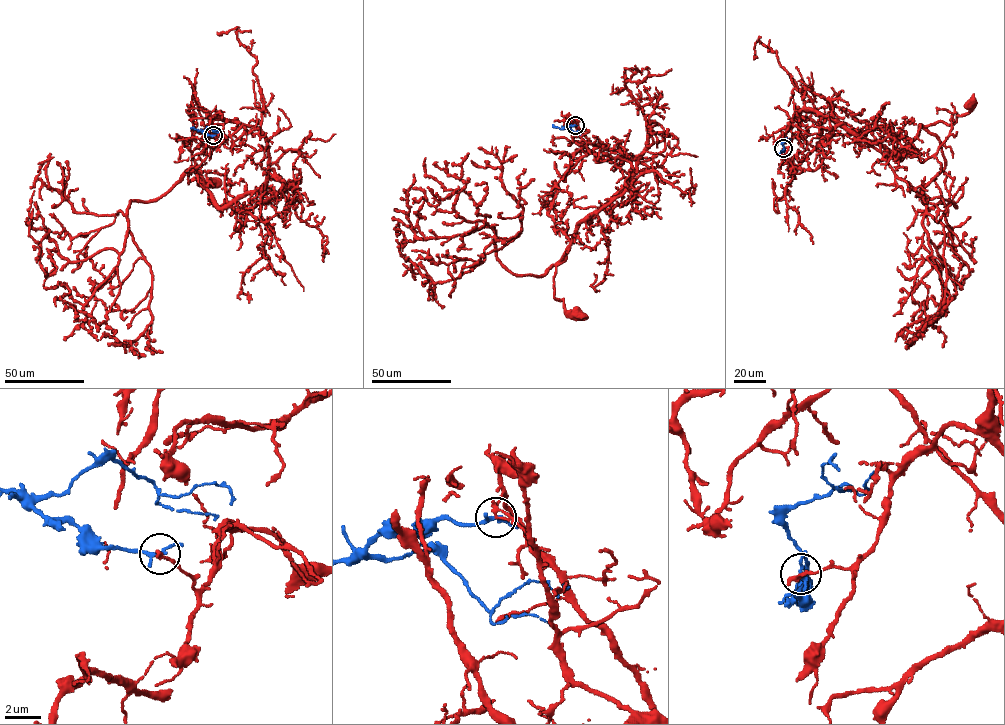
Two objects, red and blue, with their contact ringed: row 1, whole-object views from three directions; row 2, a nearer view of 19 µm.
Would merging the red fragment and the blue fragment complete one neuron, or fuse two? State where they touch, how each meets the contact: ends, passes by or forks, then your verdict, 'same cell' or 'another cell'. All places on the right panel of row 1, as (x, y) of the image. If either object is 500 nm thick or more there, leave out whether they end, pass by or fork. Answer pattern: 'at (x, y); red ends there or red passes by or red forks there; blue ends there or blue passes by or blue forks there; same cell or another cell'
at (783, 148); red ends there; blue passes by; another cell

